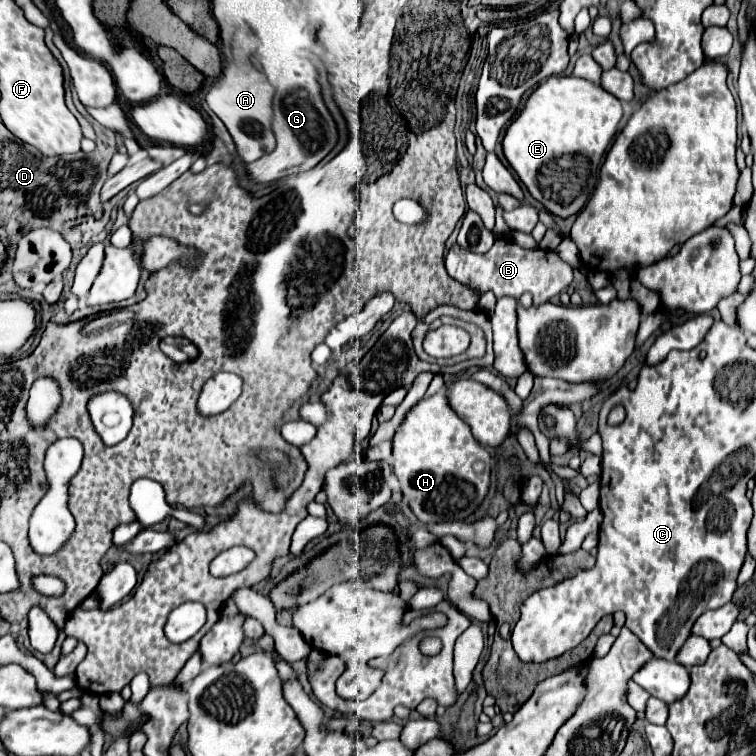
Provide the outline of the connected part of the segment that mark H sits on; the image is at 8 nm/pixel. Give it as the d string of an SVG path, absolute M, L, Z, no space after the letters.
M445 389L413 405L391 443L395 457L393 473L401 483L401 493L411 499L409 507L421 523L465 519L485 499L491 483L491 455L475 441L469 425L449 409Z

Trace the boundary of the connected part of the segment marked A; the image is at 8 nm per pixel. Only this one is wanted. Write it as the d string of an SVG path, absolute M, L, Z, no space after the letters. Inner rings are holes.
M227 63L227 67L207 93L207 105L225 123L235 141L237 155L245 163L251 163L275 149L275 137L271 131L273 93L275 89L267 81L267 77L247 63Z

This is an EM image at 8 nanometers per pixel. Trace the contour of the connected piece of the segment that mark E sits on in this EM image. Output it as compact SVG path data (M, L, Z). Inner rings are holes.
M549 77L527 99L503 135L503 155L533 199L557 217L577 215L589 201L603 153L607 153L623 117L621 103L579 77Z

